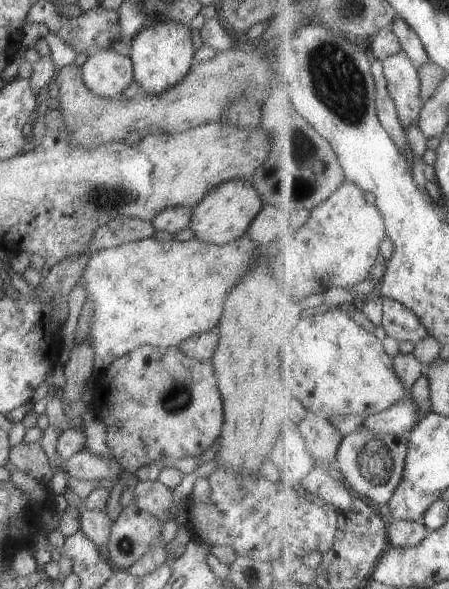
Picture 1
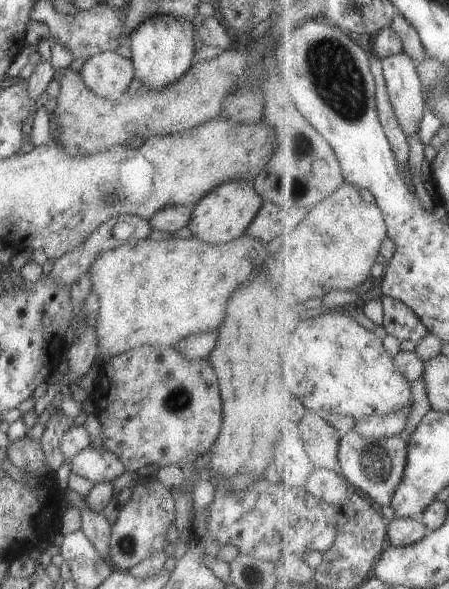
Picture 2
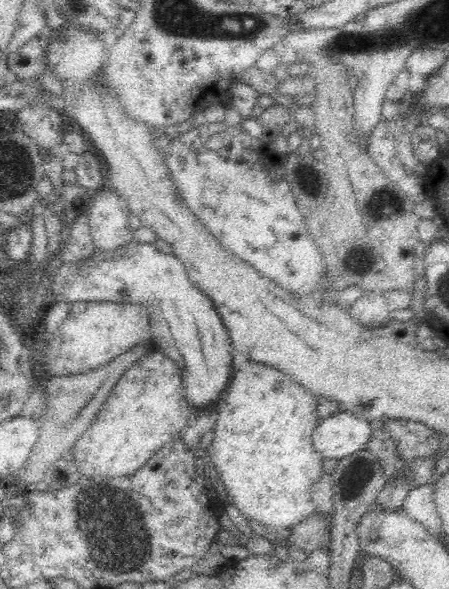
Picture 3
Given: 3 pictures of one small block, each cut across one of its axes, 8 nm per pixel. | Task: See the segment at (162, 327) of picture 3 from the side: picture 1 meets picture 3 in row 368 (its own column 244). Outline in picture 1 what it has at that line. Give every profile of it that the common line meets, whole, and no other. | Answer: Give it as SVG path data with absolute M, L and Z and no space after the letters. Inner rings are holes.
M250 178L229 180L211 188L207 195L192 208L189 229L195 239L213 245L227 244L246 236L247 228L262 208L261 198Z

